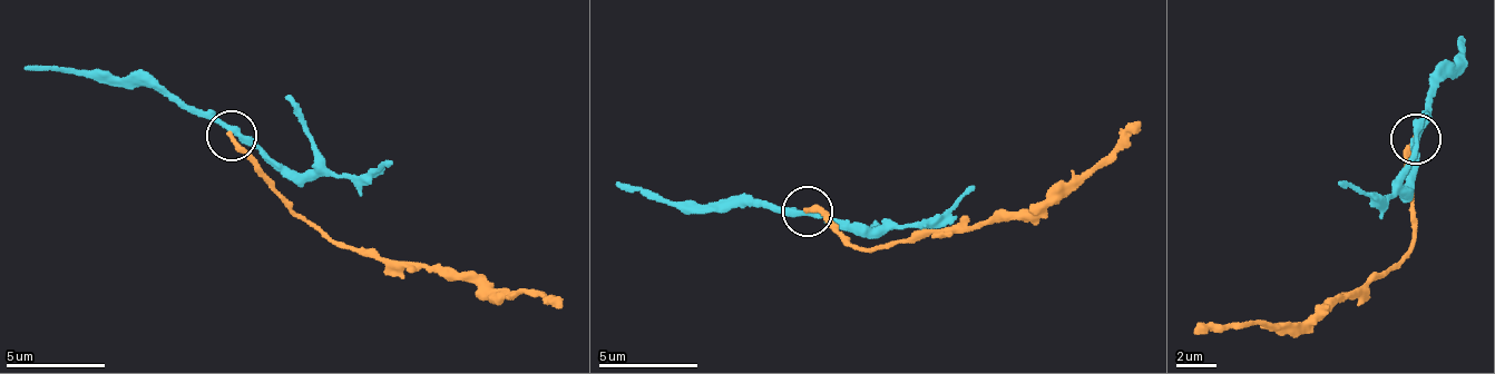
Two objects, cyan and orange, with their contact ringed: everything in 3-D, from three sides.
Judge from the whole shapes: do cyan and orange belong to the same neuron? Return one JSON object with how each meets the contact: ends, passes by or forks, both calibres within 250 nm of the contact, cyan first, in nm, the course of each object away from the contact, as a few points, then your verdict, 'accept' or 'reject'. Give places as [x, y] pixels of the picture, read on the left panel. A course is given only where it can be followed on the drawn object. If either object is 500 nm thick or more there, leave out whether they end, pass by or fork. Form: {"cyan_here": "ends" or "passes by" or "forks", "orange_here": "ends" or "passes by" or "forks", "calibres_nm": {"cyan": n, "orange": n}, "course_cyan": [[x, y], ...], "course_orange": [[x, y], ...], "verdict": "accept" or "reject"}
{"cyan_here": "passes by", "orange_here": "ends", "calibres_nm": {"cyan": 280, "orange": 280}, "course_cyan": [[233, 134], [169, 101], [153, 85], [22, 67]], "course_orange": [[233, 134], [251, 165], [330, 240], [368, 248], [380, 261], [481, 275], [500, 289], [562, 307]], "verdict": "reject"}

